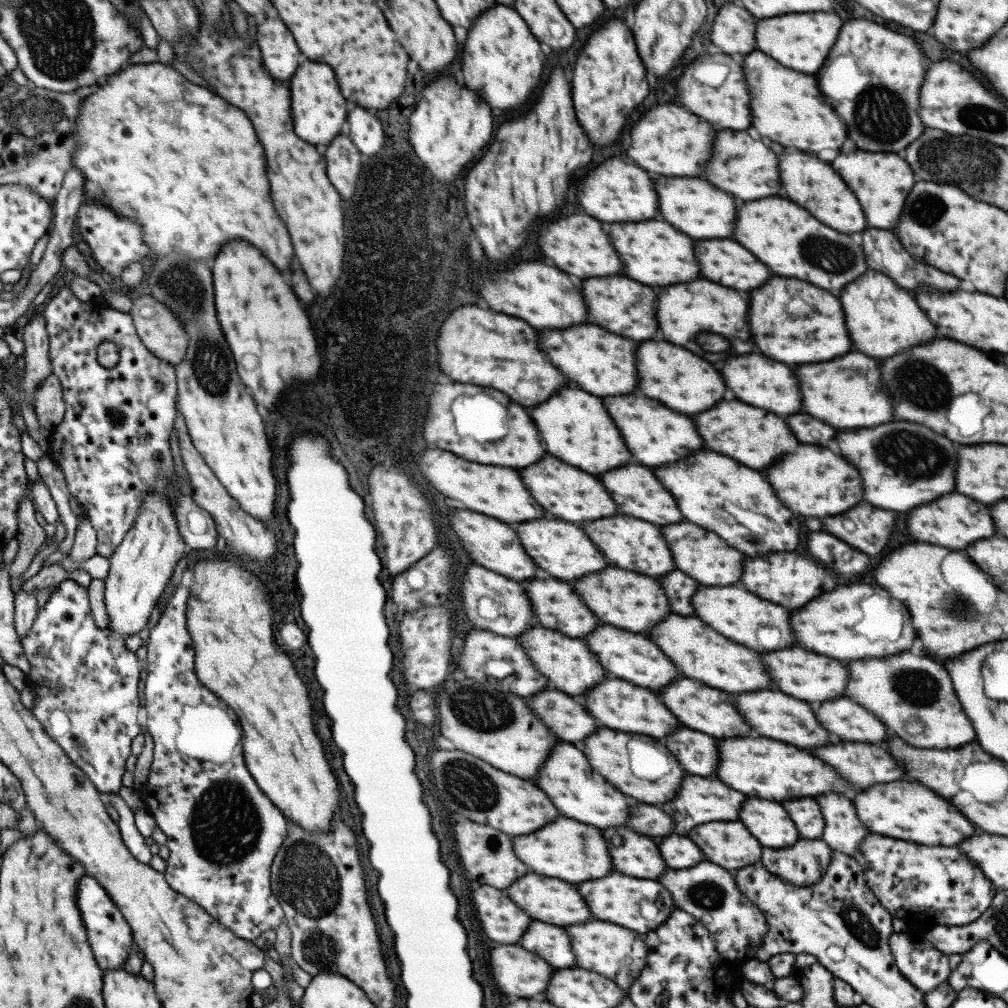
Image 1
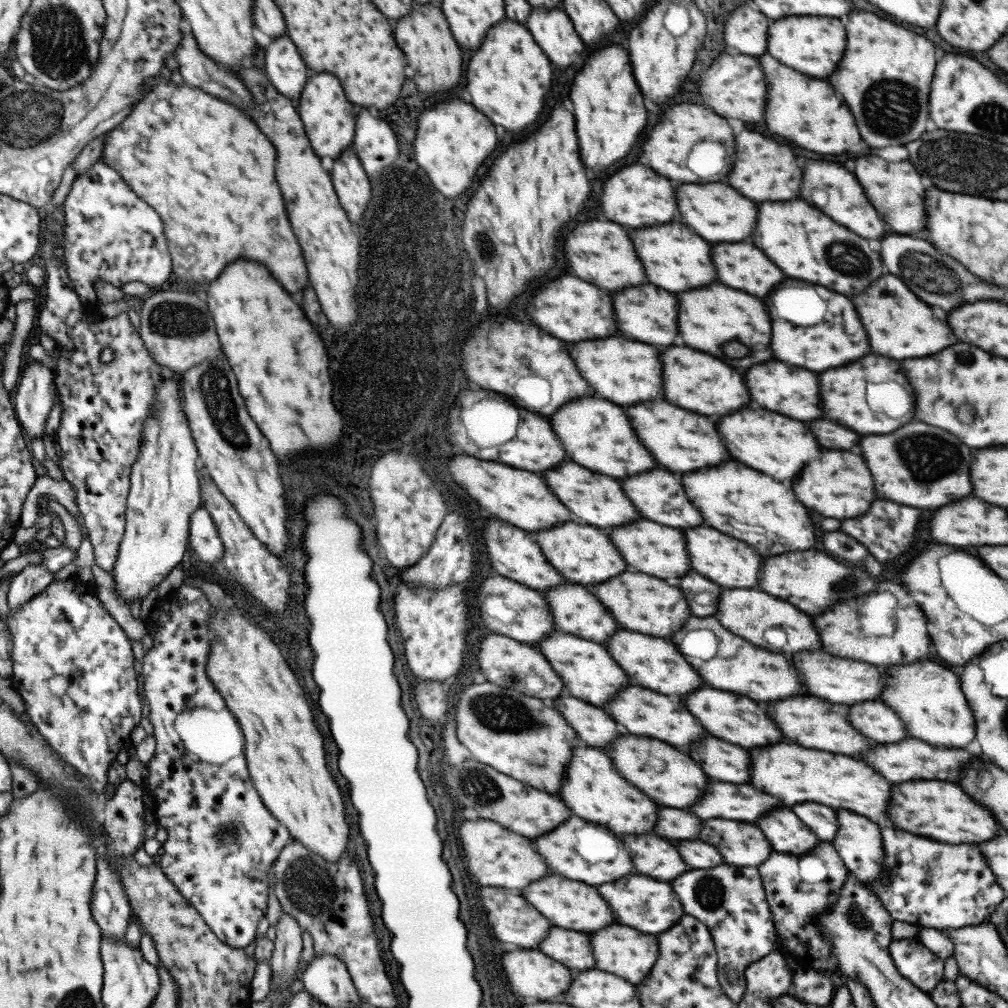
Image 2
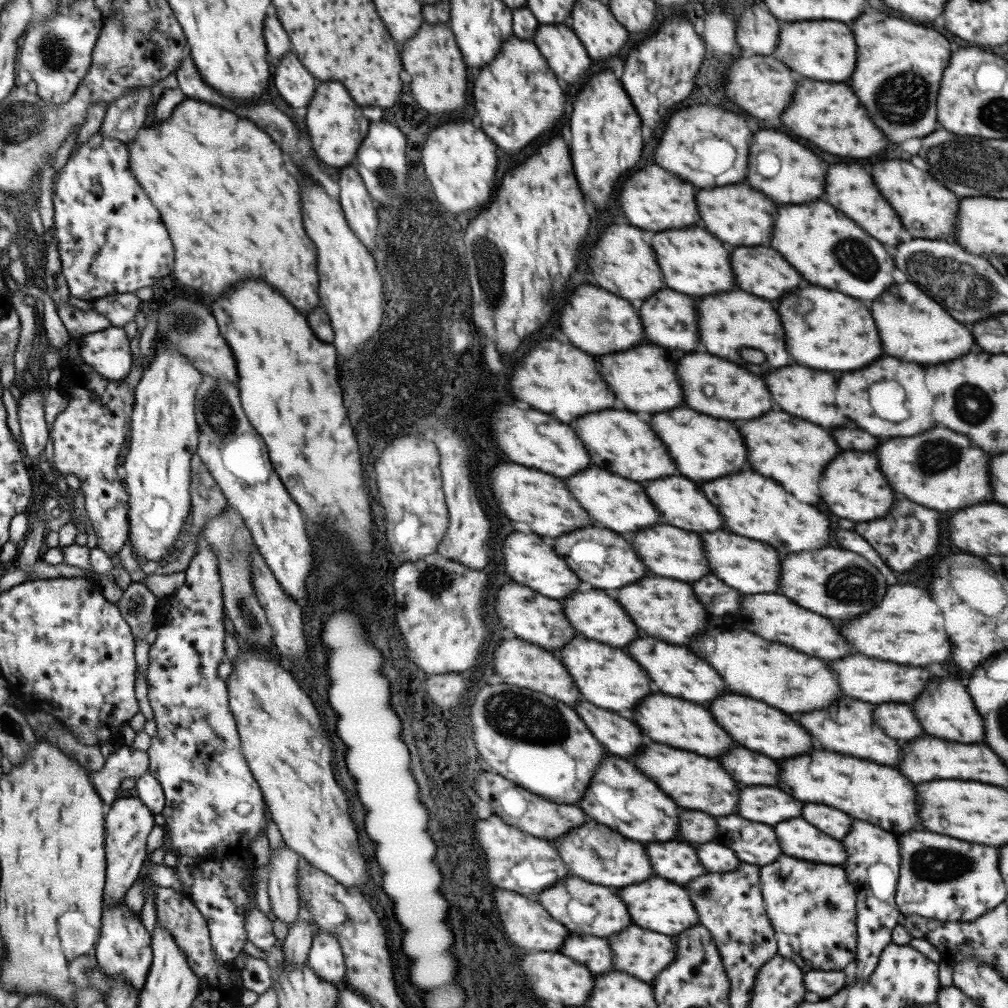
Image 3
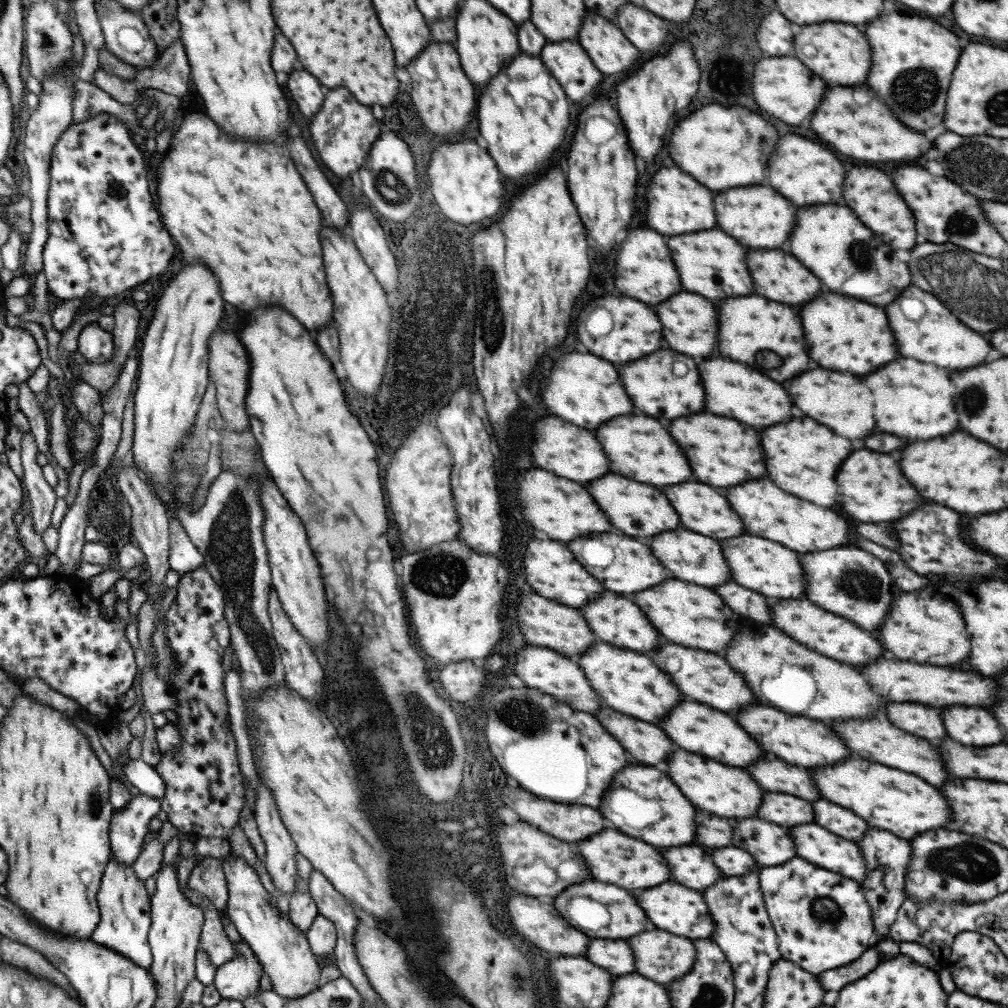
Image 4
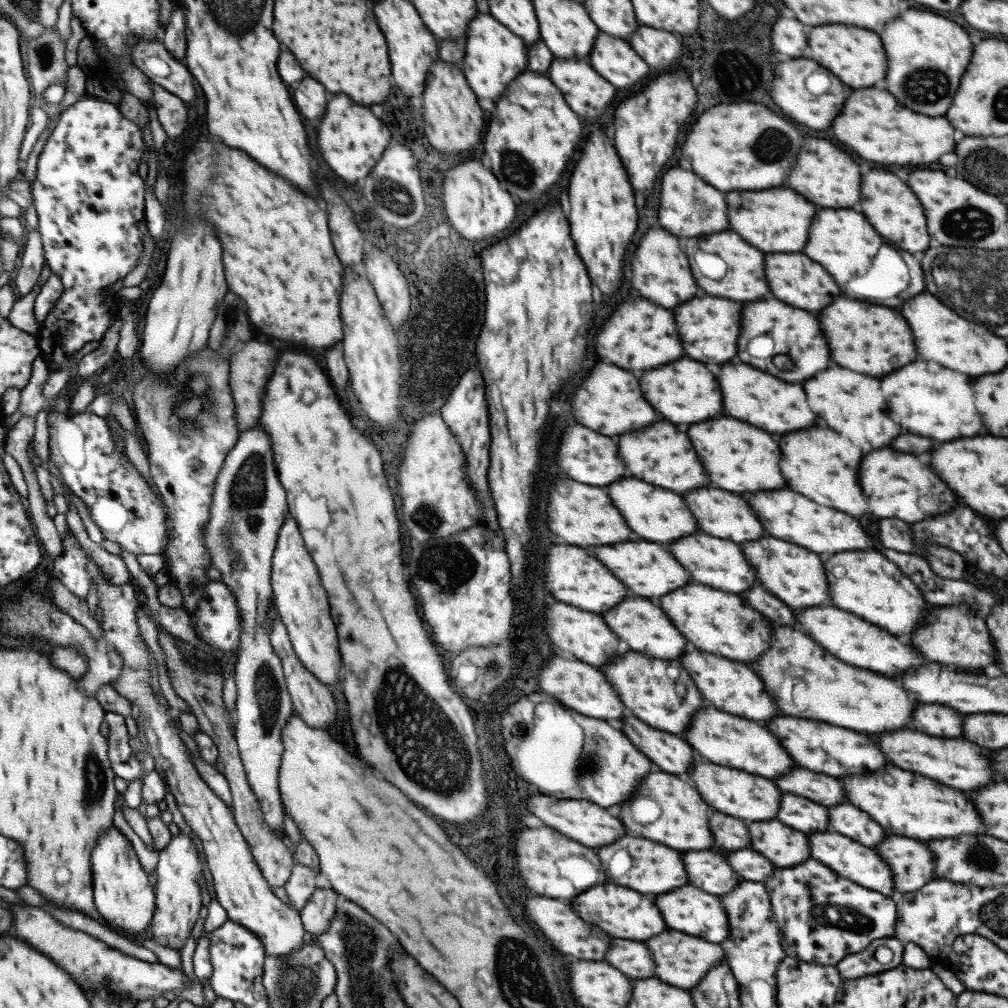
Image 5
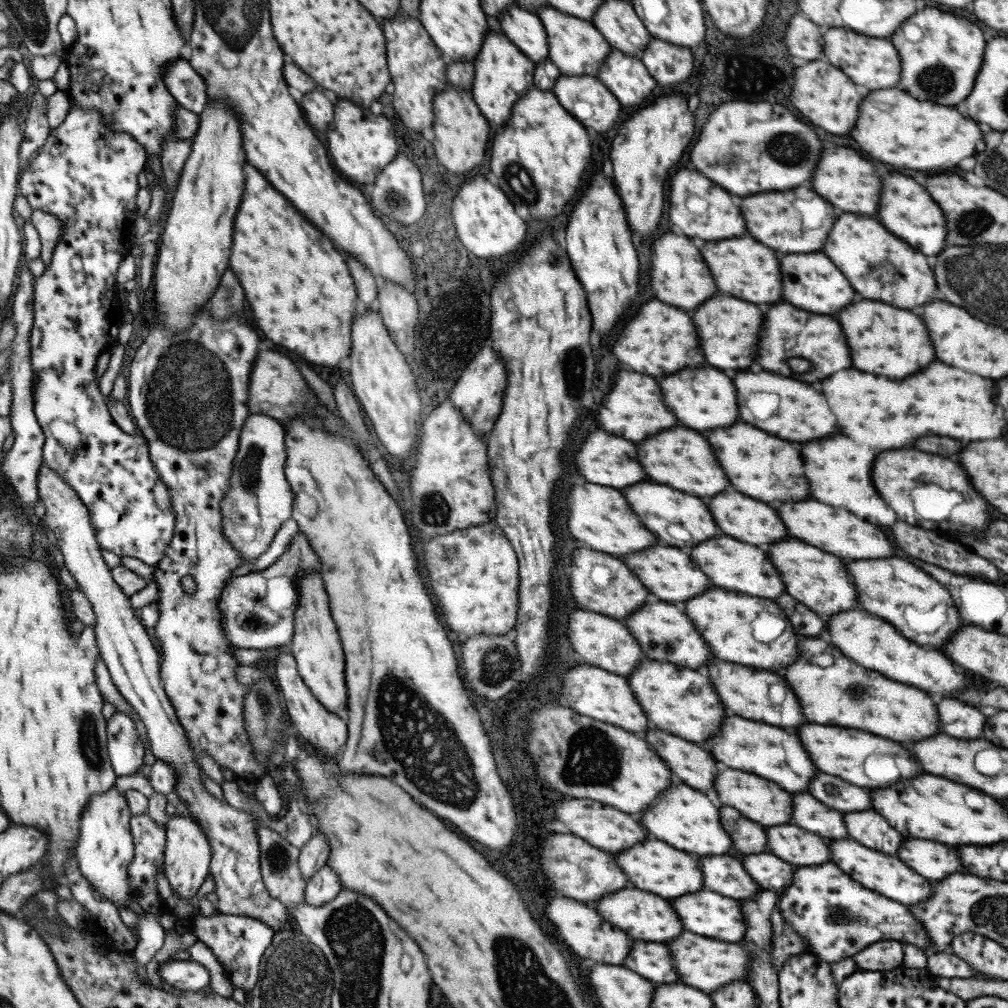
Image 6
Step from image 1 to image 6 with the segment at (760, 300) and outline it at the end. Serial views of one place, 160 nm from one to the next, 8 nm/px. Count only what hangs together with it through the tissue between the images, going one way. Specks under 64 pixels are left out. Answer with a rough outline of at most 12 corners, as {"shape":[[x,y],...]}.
{"shape":[[863,300],[835,314],[857,370],[903,378],[935,360],[923,322]]}

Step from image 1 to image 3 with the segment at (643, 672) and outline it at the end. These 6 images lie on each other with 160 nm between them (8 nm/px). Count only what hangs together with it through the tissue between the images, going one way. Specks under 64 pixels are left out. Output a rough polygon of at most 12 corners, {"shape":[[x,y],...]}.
{"shape":[[637,638],[625,650],[663,694],[709,702],[721,678],[687,648]]}

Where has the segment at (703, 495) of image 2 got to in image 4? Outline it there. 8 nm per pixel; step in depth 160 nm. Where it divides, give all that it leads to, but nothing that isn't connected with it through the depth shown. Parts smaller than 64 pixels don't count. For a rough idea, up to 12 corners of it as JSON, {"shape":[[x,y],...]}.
{"shape":[[767,478],[723,488],[747,534],[795,552],[849,542],[835,512]]}

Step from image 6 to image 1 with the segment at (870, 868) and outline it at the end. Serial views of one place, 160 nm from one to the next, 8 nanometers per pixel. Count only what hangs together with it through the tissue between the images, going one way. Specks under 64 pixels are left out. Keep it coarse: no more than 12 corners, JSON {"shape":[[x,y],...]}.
{"shape":[[747,798],[739,820],[763,847],[797,840],[777,802]]}

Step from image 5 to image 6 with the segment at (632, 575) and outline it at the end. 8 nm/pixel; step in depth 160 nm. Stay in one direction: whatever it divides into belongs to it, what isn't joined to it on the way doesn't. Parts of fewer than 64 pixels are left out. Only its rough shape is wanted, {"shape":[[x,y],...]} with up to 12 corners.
{"shape":[[651,546],[621,556],[659,600],[709,588],[687,554]]}

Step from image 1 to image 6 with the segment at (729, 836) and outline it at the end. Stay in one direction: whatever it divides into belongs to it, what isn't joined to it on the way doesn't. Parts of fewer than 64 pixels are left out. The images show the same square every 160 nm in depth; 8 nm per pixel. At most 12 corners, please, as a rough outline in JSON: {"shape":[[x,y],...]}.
{"shape":[[797,826],[765,830],[767,850],[793,866],[829,860],[827,844]]}

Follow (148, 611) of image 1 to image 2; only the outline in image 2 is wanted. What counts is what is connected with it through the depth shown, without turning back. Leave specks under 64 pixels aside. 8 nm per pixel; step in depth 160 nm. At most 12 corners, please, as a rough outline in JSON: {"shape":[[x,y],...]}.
{"shape":[[181,381],[157,387],[112,570],[126,604],[183,560],[203,505]]}

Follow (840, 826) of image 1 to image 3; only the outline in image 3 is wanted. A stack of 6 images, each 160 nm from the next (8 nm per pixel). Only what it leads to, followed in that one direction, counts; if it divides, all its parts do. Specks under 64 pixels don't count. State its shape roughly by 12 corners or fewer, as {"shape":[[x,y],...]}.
{"shape":[[853,820],[842,870],[856,890],[853,978],[875,970],[891,929],[898,842]]}

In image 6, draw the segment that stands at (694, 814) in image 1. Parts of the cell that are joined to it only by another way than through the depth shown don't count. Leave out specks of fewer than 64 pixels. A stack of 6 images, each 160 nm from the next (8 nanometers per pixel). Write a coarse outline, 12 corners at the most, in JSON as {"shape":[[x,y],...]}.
{"shape":[[809,794],[791,796],[795,826],[847,838],[843,816]]}

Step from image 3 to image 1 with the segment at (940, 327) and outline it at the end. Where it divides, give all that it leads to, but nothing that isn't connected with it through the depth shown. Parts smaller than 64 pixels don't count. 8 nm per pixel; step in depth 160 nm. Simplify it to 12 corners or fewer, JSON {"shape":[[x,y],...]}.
{"shape":[[863,272],[839,294],[853,348],[887,358],[935,338],[915,300]]}

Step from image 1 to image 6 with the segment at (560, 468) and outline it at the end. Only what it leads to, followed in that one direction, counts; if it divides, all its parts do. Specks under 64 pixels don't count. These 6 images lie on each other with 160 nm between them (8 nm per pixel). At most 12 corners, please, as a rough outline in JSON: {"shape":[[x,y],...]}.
{"shape":[[639,482],[625,498],[669,546],[717,534],[699,498]]}

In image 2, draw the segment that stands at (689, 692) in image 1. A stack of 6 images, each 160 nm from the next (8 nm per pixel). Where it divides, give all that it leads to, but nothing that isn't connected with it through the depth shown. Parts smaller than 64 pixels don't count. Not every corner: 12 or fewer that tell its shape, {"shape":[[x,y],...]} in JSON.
{"shape":[[715,688],[683,696],[715,738],[767,746],[781,732],[745,696]]}

